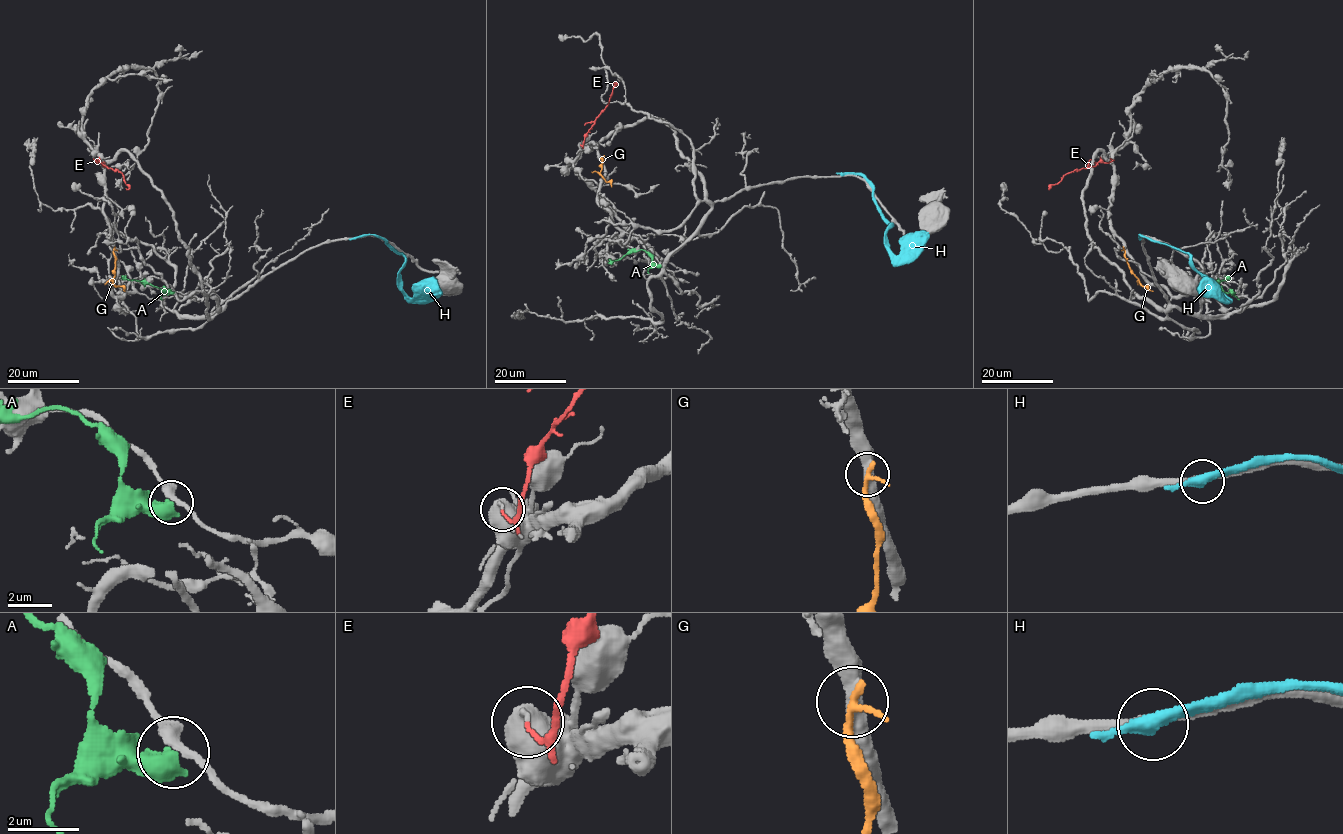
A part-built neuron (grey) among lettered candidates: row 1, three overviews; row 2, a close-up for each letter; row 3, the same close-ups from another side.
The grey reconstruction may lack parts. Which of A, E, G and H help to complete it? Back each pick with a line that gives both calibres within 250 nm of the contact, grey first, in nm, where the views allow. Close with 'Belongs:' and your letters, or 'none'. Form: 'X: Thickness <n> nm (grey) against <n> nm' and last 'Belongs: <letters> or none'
Belongs: none

